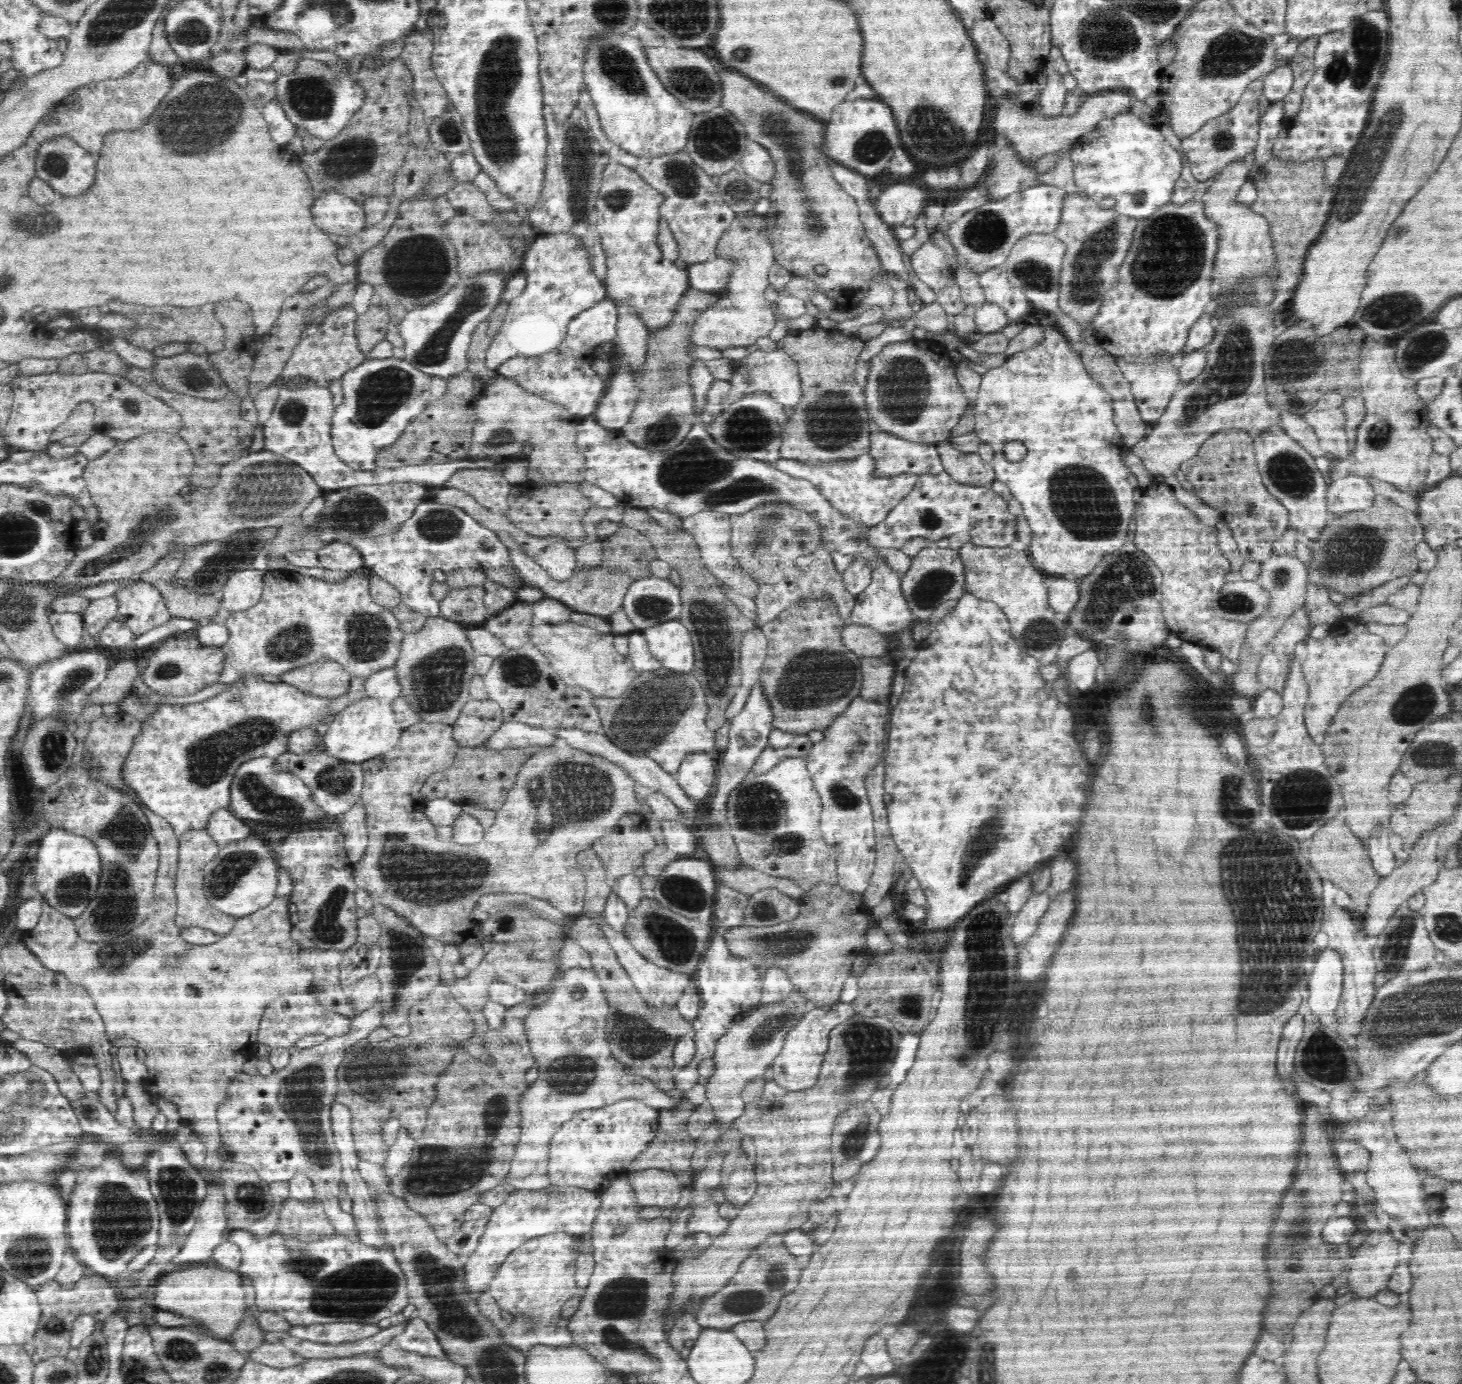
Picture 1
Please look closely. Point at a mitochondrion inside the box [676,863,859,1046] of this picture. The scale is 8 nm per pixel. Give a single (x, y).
(794, 941)

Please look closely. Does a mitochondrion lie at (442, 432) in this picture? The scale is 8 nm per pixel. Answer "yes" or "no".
no

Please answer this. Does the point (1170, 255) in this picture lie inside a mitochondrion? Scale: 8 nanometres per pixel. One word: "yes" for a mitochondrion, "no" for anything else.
yes

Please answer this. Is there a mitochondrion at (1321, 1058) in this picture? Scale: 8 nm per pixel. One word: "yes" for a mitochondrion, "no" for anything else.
yes

